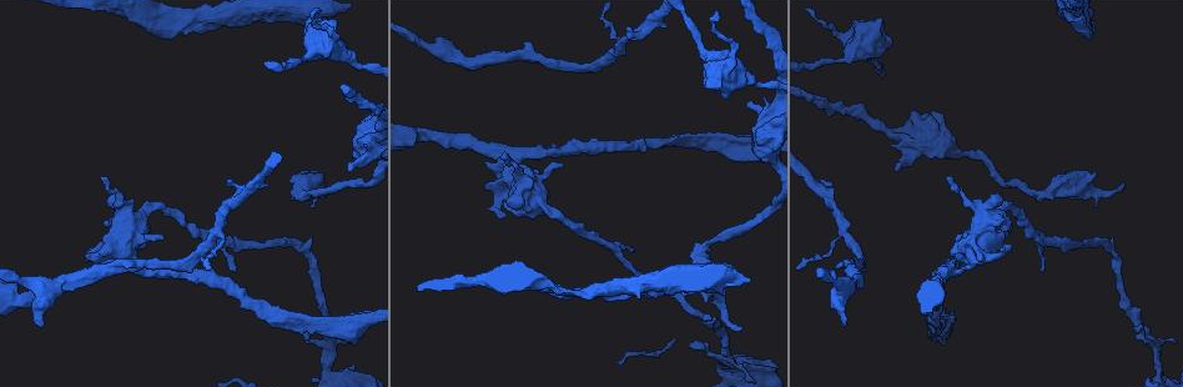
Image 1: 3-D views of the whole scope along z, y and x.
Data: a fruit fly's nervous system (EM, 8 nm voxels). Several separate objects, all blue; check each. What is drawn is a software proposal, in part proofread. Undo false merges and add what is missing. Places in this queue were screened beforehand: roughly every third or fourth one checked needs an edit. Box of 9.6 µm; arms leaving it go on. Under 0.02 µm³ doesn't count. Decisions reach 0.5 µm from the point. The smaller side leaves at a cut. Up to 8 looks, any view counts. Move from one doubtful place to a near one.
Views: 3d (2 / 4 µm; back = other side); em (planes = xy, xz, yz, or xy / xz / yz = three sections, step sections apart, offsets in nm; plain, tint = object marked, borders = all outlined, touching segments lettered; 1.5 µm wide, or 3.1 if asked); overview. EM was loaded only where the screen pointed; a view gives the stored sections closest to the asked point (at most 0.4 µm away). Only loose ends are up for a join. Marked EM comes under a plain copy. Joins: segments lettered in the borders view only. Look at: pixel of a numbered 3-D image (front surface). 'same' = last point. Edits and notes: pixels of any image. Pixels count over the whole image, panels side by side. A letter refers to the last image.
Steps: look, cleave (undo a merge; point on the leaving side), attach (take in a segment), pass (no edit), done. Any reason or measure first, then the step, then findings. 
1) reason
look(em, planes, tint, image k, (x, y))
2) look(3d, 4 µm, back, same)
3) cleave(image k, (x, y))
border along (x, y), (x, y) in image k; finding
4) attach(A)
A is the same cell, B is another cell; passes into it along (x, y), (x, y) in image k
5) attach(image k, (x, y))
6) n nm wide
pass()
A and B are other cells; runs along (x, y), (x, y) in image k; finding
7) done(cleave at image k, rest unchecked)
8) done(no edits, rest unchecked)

sudden change in width
look(3d, 2 µm, image 1, (708, 240))

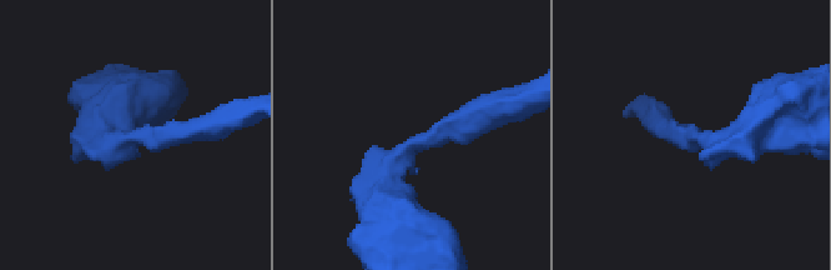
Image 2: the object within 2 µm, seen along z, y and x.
arms of 200, 420 nm; need the tissue
look(em, planes, tint, image 2, (418, 143))

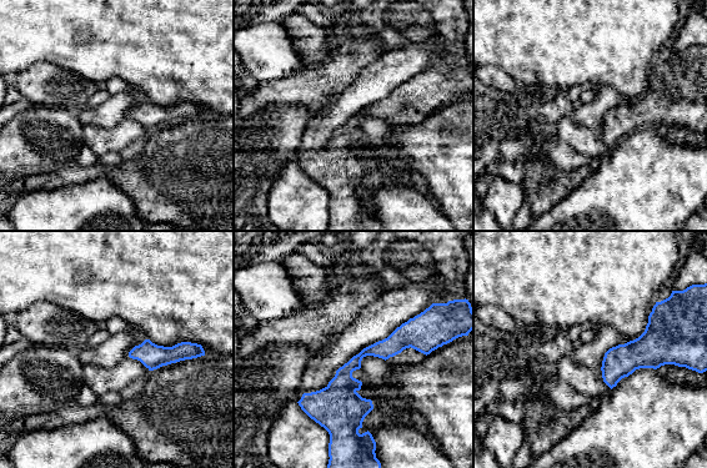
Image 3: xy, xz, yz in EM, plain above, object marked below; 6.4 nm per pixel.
see the neighbours
look(em, planes, borders, same)

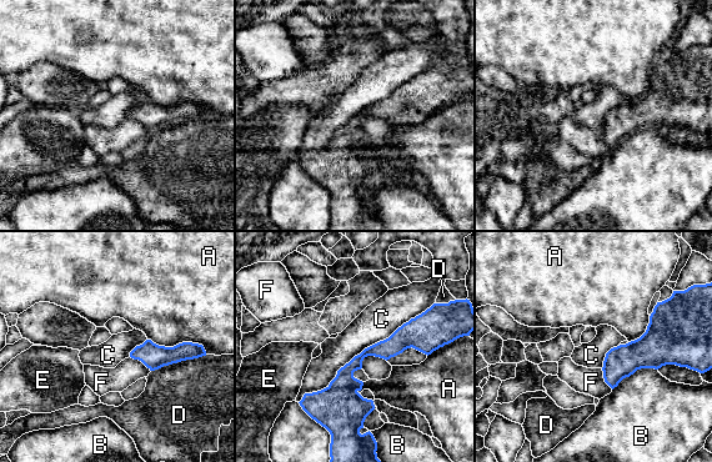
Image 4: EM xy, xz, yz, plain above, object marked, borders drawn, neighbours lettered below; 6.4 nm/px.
140 nm wide
pass()
A, B, C, D, E and F are other cells; border along (434, 302), (302, 396) in image 4; all the same neuron

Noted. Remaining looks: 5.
sudden change in width
look(em, planes, borders, image 1, (356, 64))

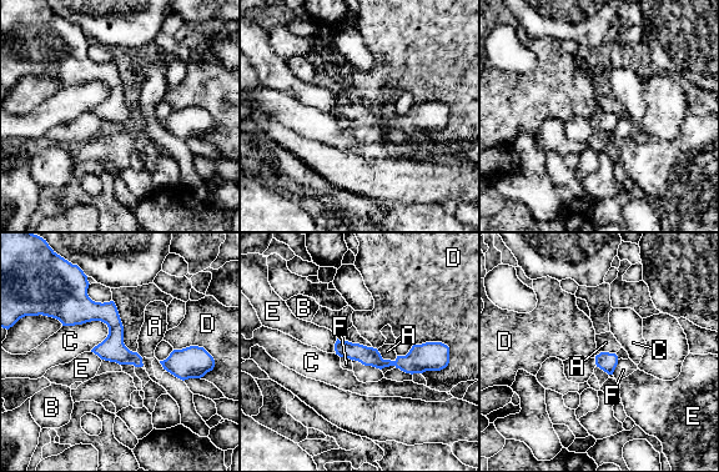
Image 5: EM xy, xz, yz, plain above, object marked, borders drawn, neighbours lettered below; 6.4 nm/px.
C touches over 300 nm
pass()
A, B, C, D, E and F are other cells; border along (618, 360), (612, 373) in image 5; continuous, no second neuron

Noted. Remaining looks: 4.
an open end
look(3d, 4 µm, image 1, (607, 301))

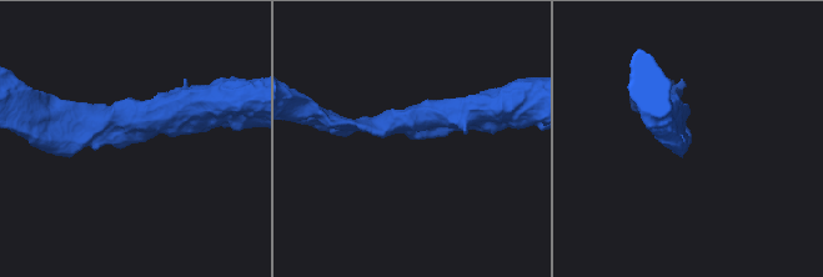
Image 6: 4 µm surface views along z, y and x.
look(em, xy, step 8, borders, image 6, (413, 137))

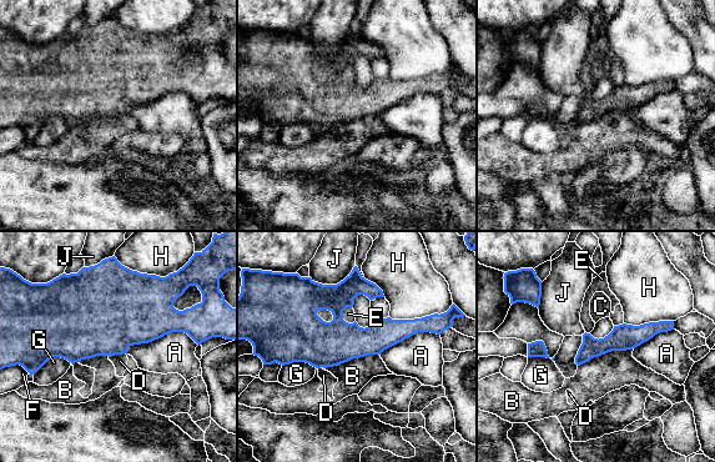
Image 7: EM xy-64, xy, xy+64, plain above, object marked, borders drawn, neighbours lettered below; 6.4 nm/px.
pass()
A, B, C, D, E, F, G, H and J are other cells; border along (378, 353), (320, 367) in image 7; none of them fits

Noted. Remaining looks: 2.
done(no edits, rest unchecked)

